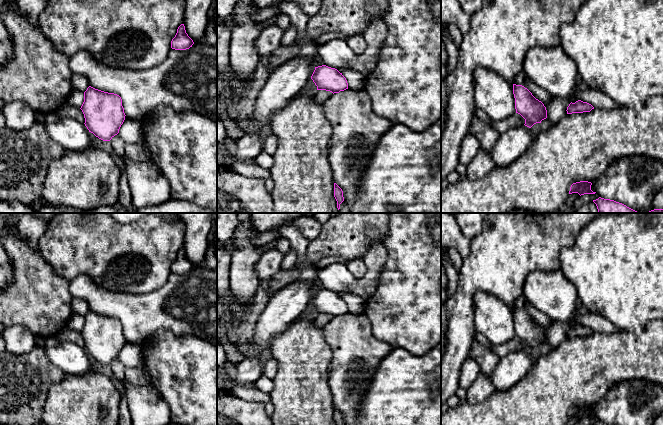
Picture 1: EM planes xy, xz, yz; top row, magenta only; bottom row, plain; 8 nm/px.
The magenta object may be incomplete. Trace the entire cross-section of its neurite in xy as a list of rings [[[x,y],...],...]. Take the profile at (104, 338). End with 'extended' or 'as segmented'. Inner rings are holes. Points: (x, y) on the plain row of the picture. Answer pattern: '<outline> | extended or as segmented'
[[[91,310],[84,316],[84,326],[80,333],[89,356],[103,365],[110,365],[119,357],[126,340],[119,319]]] | as segmented

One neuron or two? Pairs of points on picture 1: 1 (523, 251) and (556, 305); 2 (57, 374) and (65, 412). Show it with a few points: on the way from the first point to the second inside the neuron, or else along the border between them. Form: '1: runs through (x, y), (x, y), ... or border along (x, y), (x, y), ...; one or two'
1: border along (558, 269), (532, 271), (527, 276), (522, 291); two
2: border along (65, 374), (49, 388), (45, 400); two

